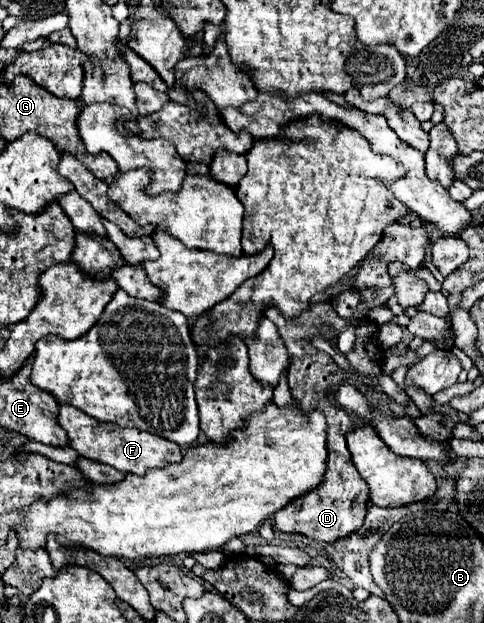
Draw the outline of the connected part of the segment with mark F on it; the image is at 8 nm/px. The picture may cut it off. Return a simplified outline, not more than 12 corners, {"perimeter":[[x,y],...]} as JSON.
{"perimeter":[[60,404],[80,456],[144,476],[182,460],[180,446]]}

